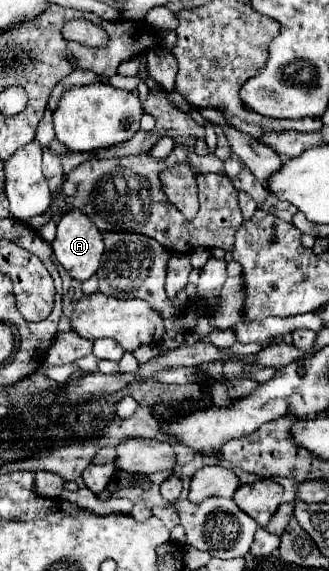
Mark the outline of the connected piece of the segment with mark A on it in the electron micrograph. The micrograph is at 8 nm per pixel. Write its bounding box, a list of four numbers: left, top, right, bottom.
[51,213,103,281]

